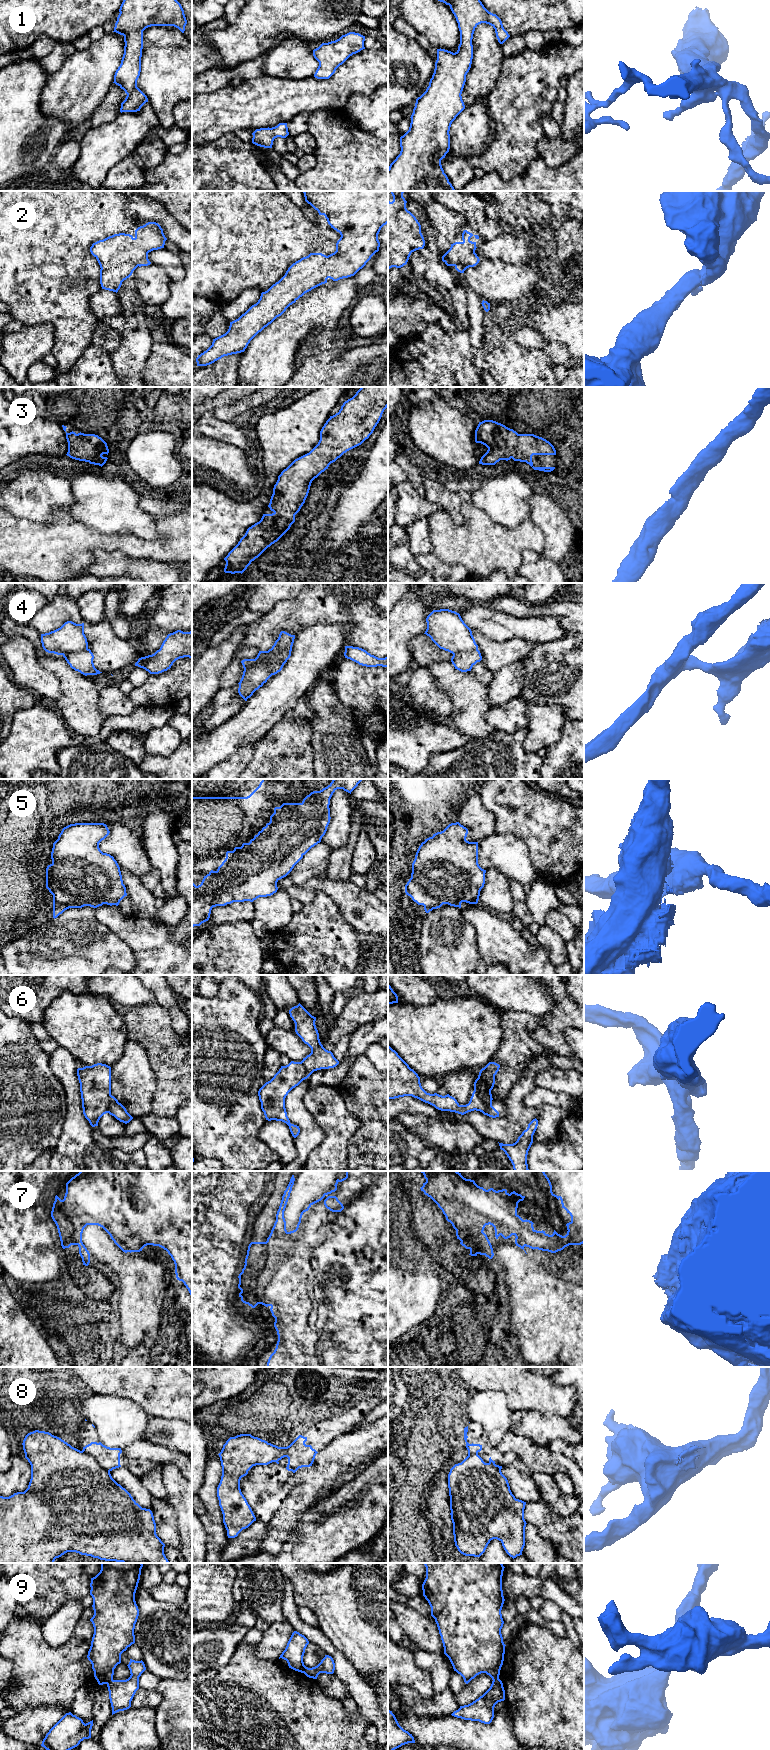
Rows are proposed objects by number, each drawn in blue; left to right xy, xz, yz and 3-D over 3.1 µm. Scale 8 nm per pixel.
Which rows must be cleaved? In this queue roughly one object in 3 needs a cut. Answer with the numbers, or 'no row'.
4, 5, 6, 7, 8, 9

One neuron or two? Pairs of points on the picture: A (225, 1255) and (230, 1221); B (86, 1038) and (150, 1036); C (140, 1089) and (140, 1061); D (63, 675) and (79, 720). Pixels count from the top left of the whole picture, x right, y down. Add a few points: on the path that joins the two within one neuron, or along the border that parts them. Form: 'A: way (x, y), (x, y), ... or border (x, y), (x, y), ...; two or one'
A: way (225, 1247), (225, 1229); one
B: border (122, 1017), (129, 1037); two
C: way (140, 1082), (140, 1068); one
D: way (74, 686), (79, 694), (79, 709); one

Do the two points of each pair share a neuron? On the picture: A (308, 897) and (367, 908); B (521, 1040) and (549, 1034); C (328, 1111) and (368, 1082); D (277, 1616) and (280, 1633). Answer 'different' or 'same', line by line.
A: same
B: different
C: different
D: different

